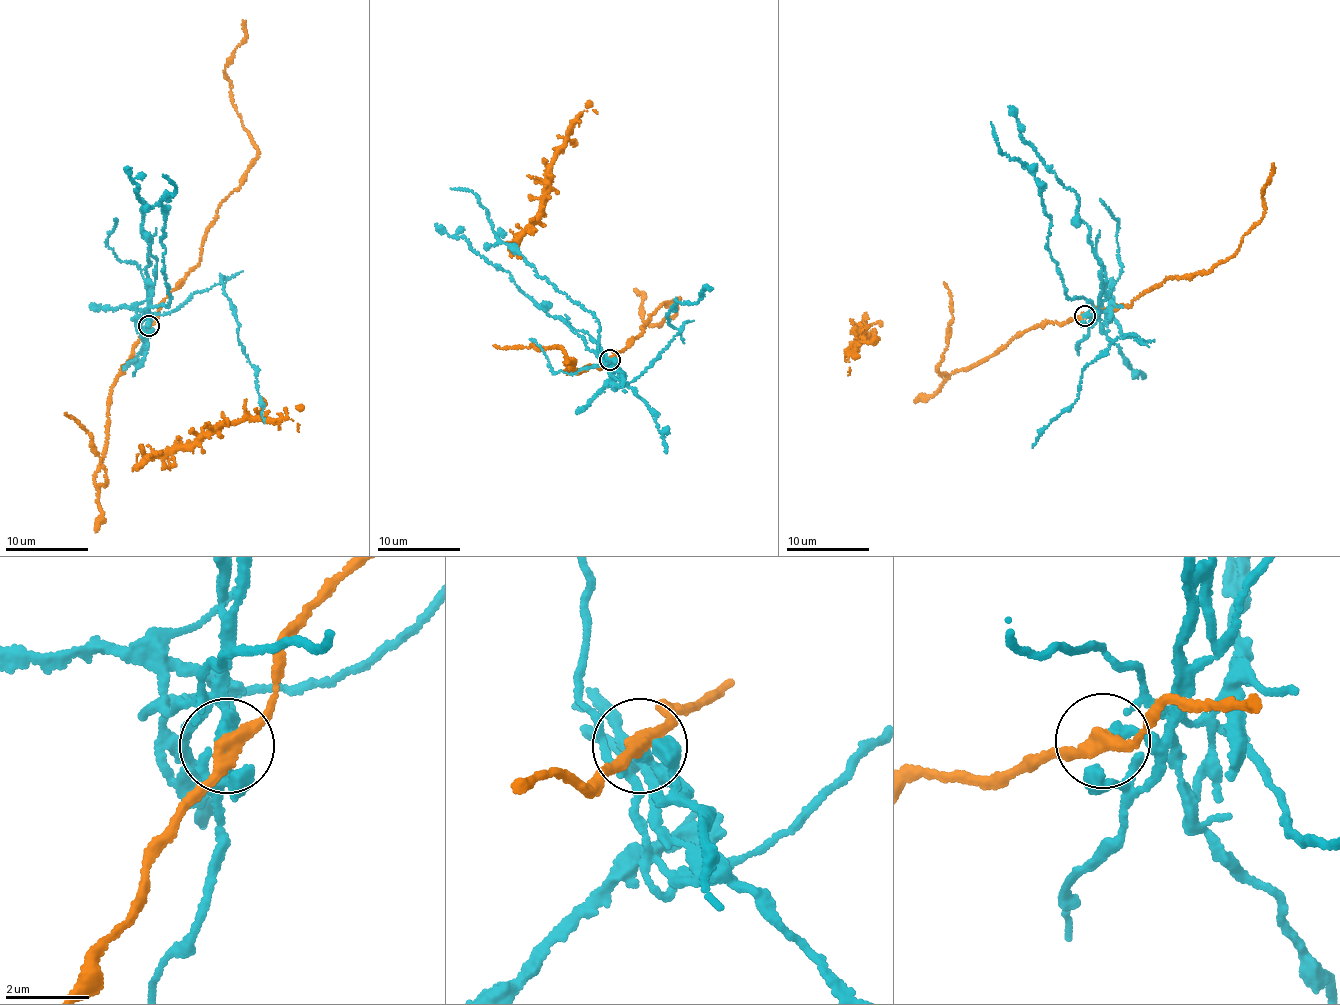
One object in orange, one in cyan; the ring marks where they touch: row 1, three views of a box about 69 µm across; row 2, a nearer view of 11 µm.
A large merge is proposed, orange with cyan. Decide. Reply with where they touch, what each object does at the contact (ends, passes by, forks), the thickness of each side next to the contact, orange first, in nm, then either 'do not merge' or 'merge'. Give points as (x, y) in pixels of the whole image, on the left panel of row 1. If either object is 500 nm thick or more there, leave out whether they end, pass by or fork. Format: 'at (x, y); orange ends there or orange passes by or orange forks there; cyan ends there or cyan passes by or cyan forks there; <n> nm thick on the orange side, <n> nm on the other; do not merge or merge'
at (149, 325); orange passes by; cyan ends there; 320 nm thick on the orange side, 320 nm on the other; do not merge

